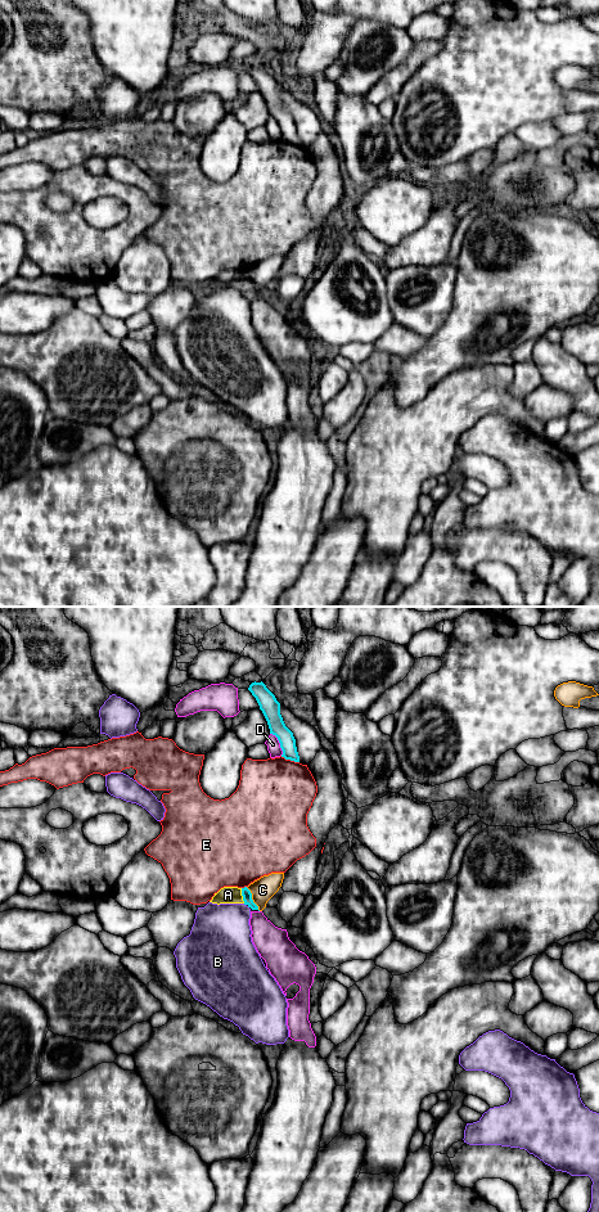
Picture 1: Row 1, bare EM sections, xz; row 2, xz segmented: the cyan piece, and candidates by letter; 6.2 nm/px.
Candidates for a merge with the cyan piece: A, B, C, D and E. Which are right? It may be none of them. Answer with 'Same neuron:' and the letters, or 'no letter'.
Same neuron: no letter

